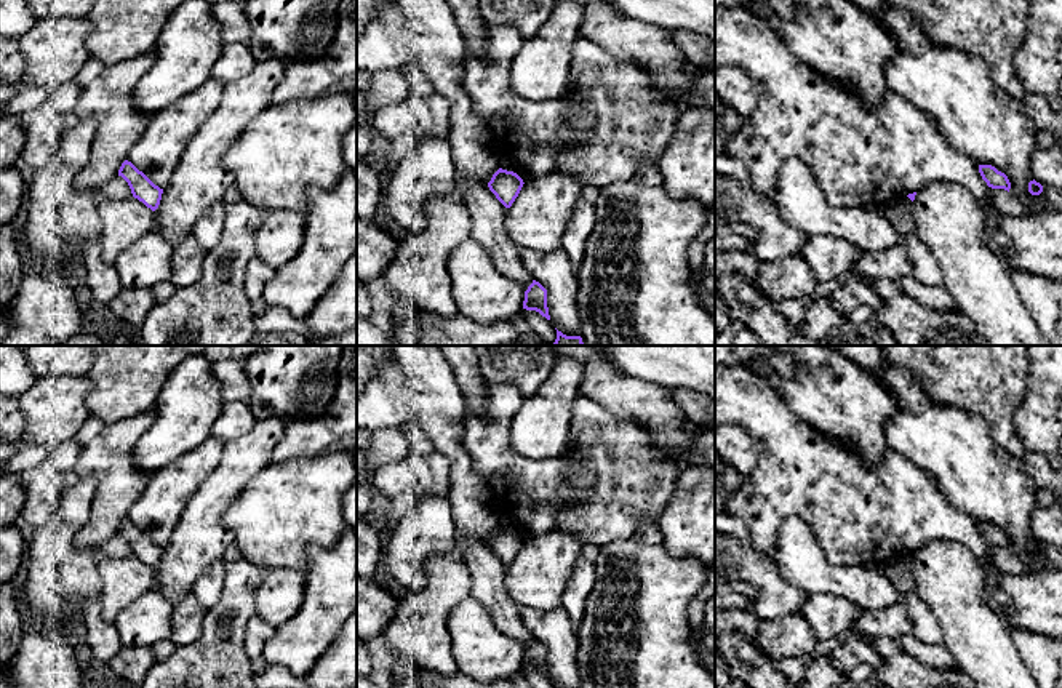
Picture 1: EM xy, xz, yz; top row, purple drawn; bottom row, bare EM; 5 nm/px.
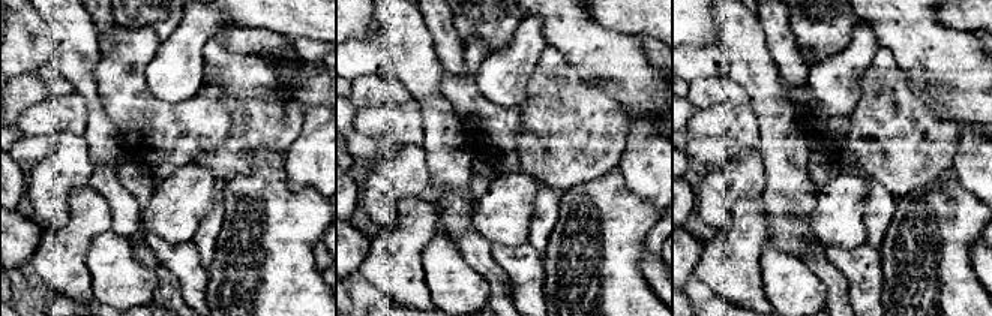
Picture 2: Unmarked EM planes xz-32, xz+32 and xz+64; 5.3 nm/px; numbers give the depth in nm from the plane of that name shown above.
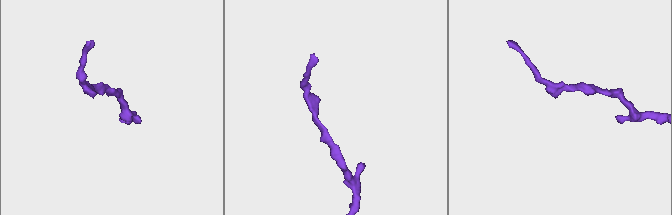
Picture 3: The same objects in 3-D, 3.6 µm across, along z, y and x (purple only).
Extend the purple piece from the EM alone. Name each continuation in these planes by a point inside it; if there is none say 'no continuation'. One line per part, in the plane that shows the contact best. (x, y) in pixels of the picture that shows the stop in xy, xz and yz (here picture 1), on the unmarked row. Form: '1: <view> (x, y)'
no continuation

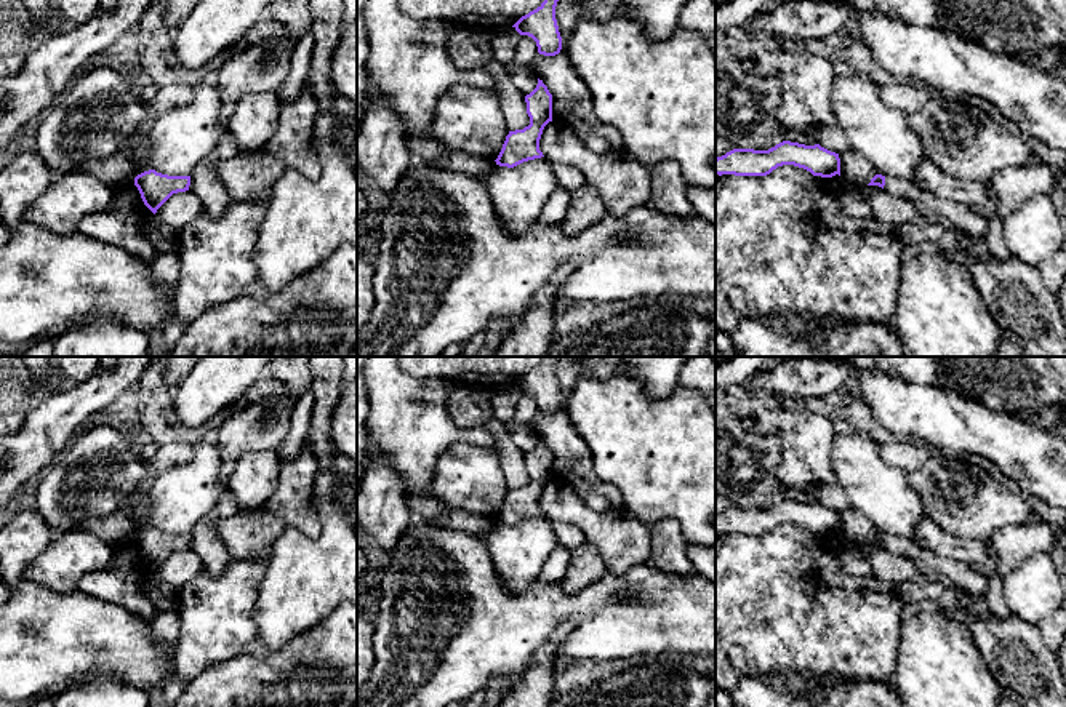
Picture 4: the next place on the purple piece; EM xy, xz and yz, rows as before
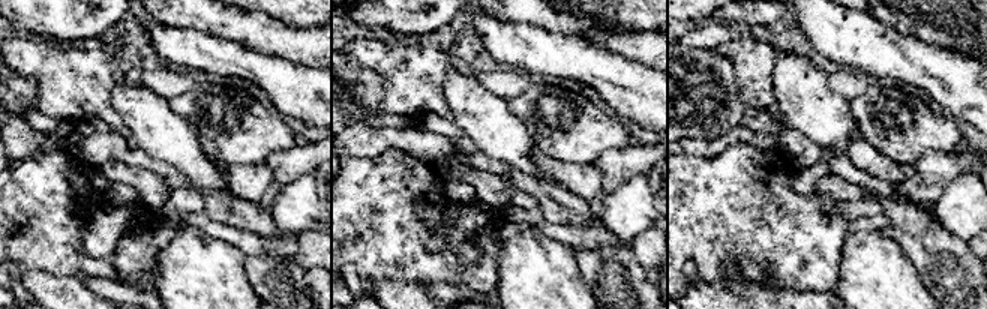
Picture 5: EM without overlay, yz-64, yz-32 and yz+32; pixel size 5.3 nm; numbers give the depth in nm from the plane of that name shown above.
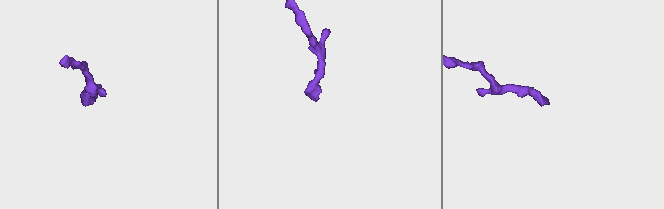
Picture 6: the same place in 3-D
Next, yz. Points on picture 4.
1: yz (951, 575)

